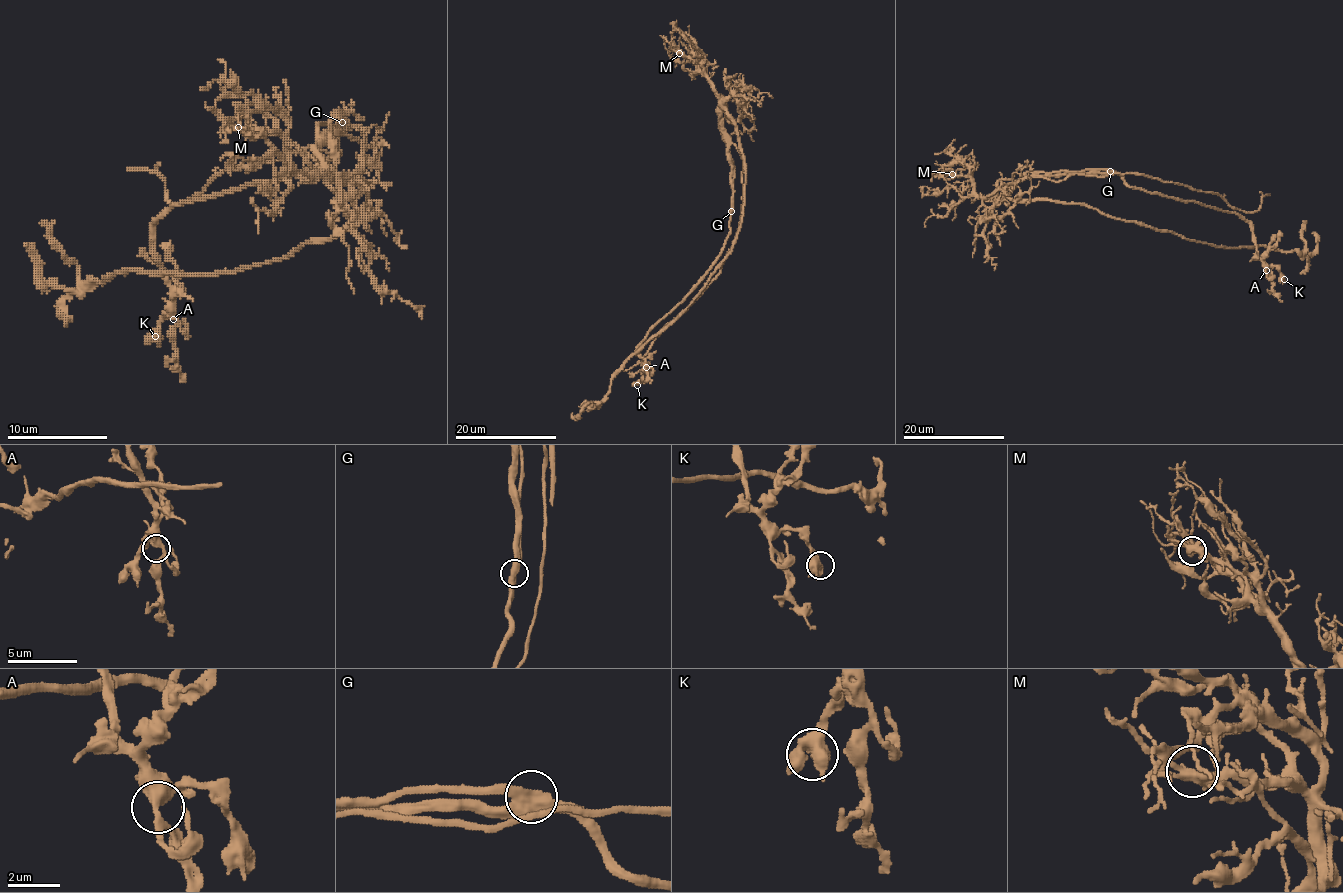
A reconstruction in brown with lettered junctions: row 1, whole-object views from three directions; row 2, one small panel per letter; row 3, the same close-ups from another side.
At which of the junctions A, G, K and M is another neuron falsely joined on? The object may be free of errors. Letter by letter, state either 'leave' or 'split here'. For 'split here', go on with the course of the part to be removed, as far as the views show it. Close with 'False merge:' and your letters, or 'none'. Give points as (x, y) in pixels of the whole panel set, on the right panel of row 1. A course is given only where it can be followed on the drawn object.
A: leave
G: split here; foreign part runs (1110, 171), (1026, 172), (1008, 195), (1087, 204), (1216, 246), (1271, 246), (1300, 256), (1315, 248), (1312, 233)
K: leave
M: leave
False merge: G

